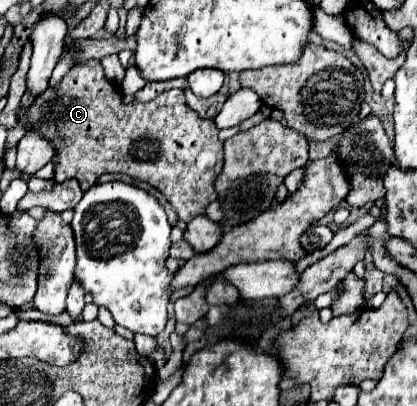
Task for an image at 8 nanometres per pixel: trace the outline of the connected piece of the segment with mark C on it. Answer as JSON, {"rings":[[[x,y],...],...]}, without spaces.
{"rings":[[[92,59],[74,65],[56,89],[46,89],[28,109],[28,113],[18,113],[18,117],[26,117],[28,129],[38,131],[54,143],[56,183],[62,183],[66,179],[78,179],[80,187],[88,191],[104,173],[126,173],[156,187],[172,203],[174,211],[184,223],[188,223],[196,215],[206,215],[206,205],[218,199],[214,181],[220,175],[224,161],[222,141],[218,139],[220,129],[214,125],[214,121],[200,119],[186,105],[182,89],[164,91],[156,99],[145,103],[134,100],[130,105],[124,105],[122,91],[106,79],[100,61]]]}

